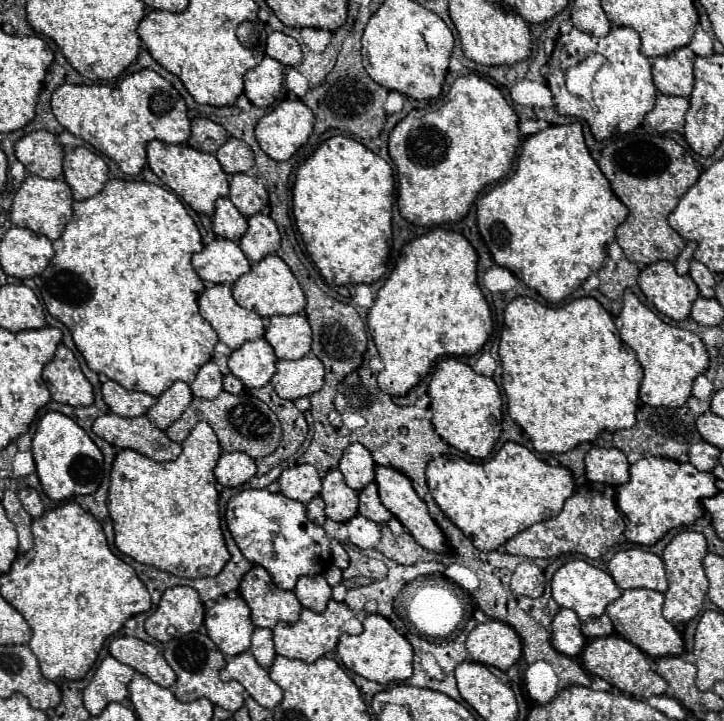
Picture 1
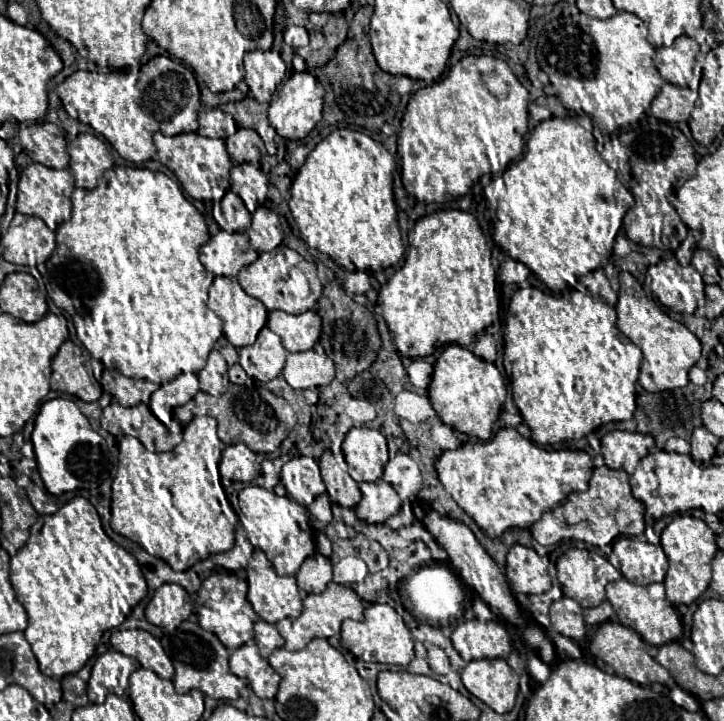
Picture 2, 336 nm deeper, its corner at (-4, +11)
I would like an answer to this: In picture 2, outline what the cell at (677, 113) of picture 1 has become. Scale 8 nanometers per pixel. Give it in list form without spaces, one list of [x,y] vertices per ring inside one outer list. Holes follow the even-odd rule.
[[[699,47],[699,54],[697,54],[697,64],[693,68],[693,78],[689,80],[689,86],[675,86],[671,82],[665,82],[661,92],[655,96],[655,100],[651,102],[651,114],[663,122],[683,122],[689,120],[691,112],[693,112],[695,101],[698,99],[698,89],[702,78],[702,62],[698,60],[699,56],[704,59],[705,55],[701,53]]]

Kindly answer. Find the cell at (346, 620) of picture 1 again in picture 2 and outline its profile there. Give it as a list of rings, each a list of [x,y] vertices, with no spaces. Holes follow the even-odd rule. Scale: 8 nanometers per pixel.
[[[329,582],[321,594],[307,594],[303,600],[303,612],[299,618],[285,618],[277,622],[277,630],[285,640],[285,650],[303,650],[313,638],[331,638],[341,630],[343,620],[363,620],[363,600],[351,586],[341,586],[337,582]]]

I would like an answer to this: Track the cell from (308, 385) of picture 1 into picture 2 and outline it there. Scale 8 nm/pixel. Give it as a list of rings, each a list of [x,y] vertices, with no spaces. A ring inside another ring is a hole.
[[[320,343],[315,349],[307,352],[287,354],[287,364],[283,368],[283,376],[291,388],[305,390],[305,388],[319,388],[327,386],[335,376],[333,360],[325,354]]]

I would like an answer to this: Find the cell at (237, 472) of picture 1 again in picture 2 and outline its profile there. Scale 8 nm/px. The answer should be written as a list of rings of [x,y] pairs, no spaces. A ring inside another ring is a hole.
[[[233,444],[223,450],[219,472],[227,480],[251,482],[255,476],[259,476],[259,462],[255,452],[251,452],[245,444]]]

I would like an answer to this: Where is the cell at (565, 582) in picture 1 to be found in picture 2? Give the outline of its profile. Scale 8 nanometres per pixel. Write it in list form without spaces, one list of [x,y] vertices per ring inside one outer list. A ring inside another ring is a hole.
[[[569,548],[555,566],[563,594],[575,598],[583,608],[599,606],[605,600],[605,586],[621,578],[607,558],[585,548]]]

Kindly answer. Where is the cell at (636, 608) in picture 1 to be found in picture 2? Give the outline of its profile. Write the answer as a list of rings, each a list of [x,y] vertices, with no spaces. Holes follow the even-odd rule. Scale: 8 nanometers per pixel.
[[[621,578],[617,582],[607,584],[607,600],[611,602],[613,610],[619,616],[619,622],[623,626],[633,628],[641,634],[641,638],[653,646],[663,646],[667,642],[675,642],[681,636],[681,620],[677,616],[677,610],[673,604],[665,598],[663,584],[649,584],[649,586],[637,586],[629,580]]]

